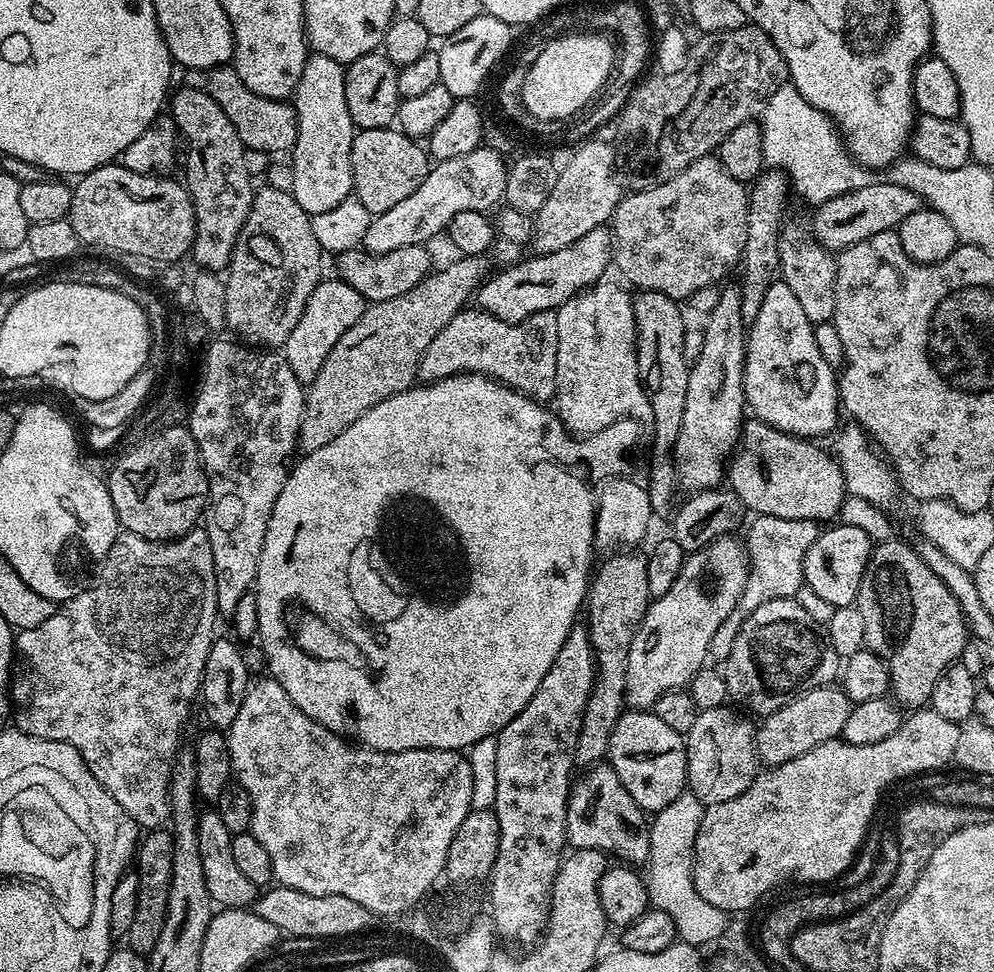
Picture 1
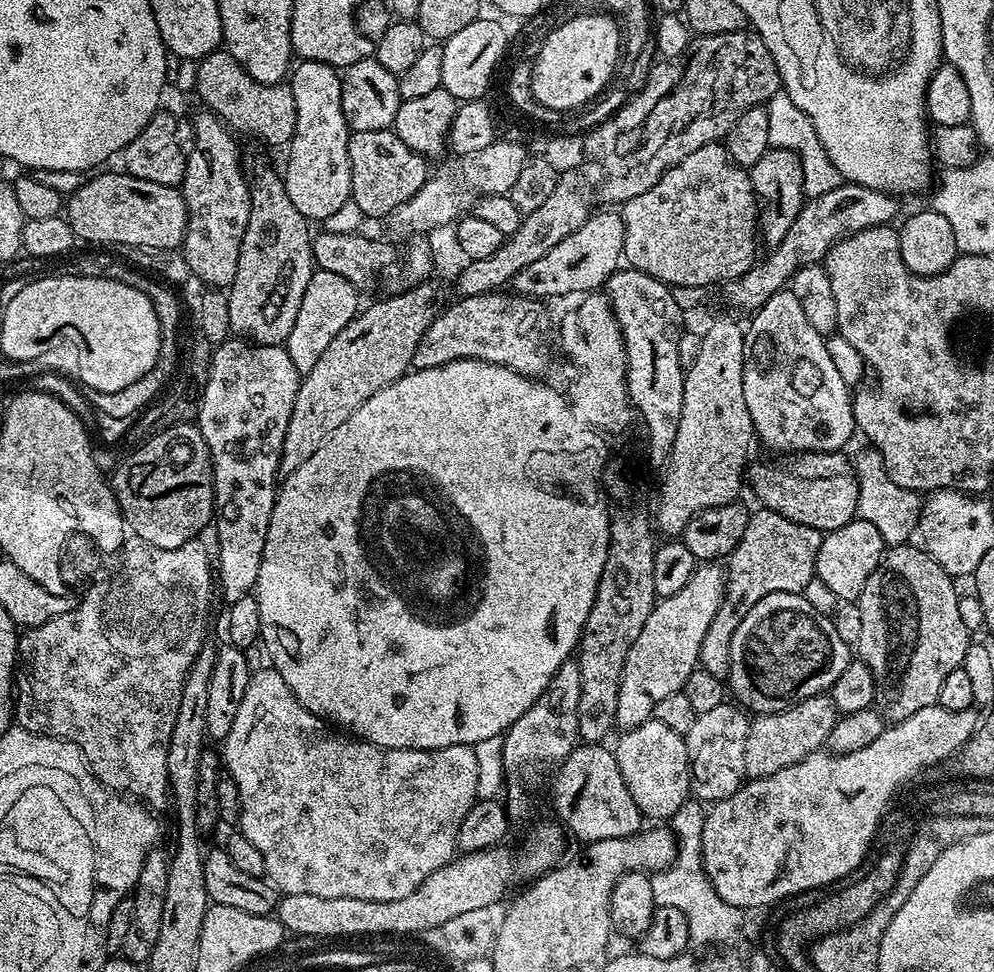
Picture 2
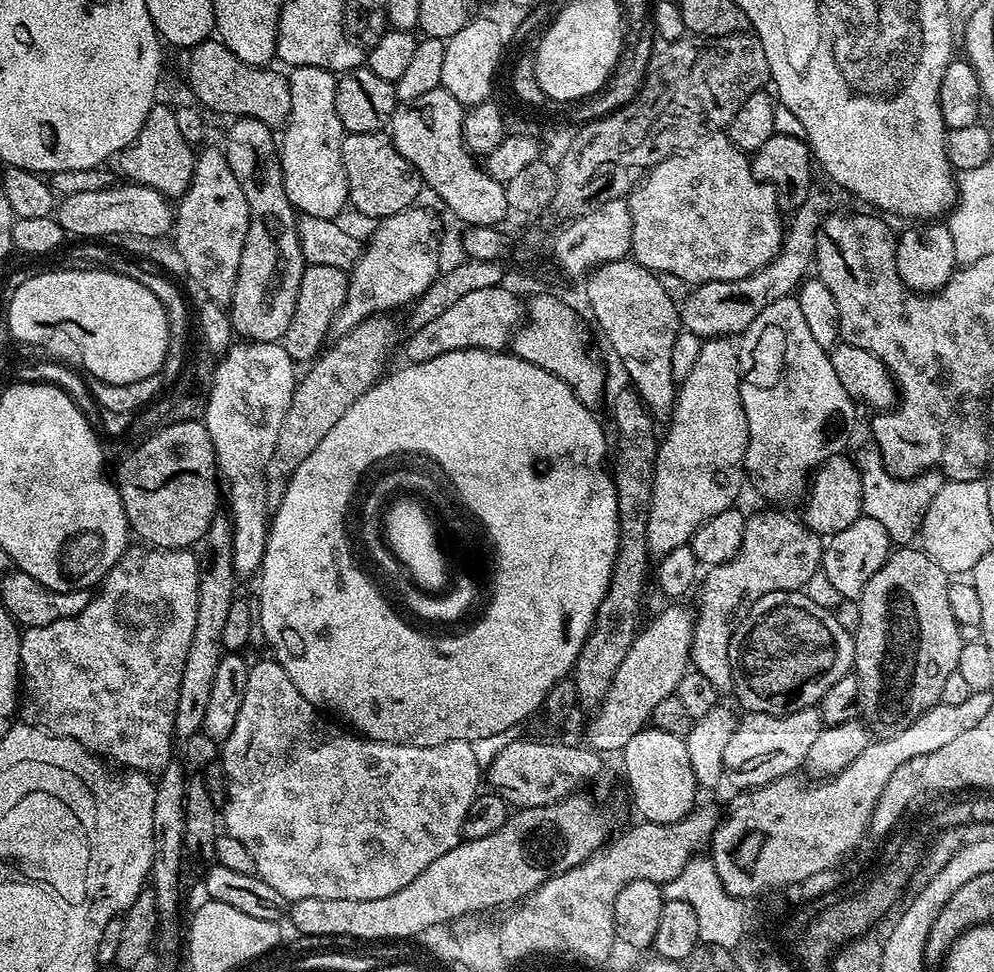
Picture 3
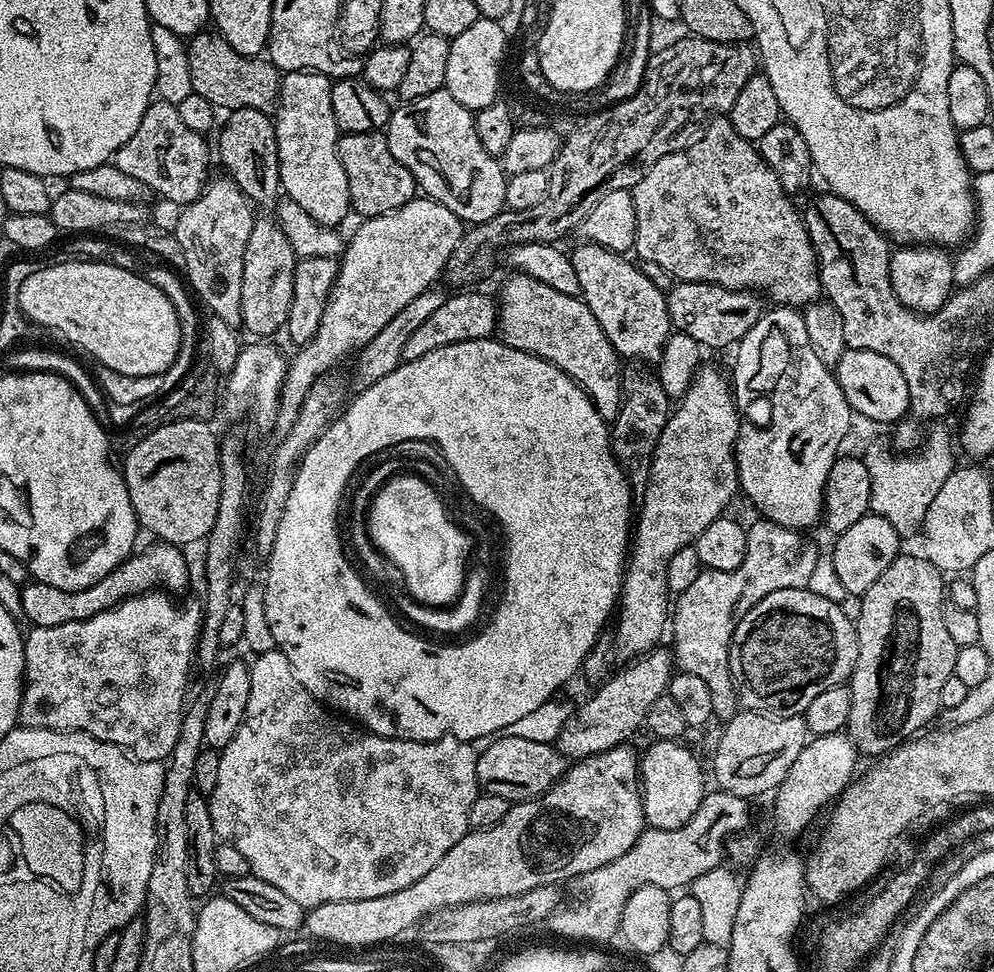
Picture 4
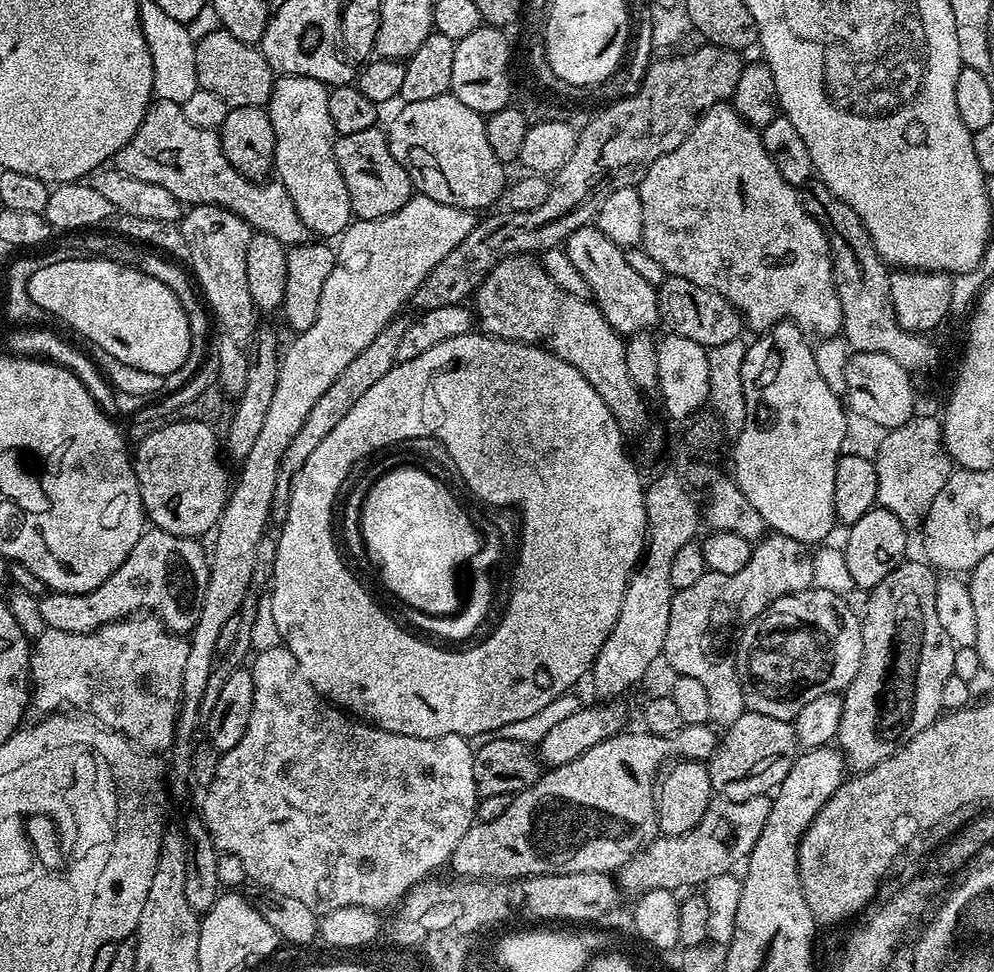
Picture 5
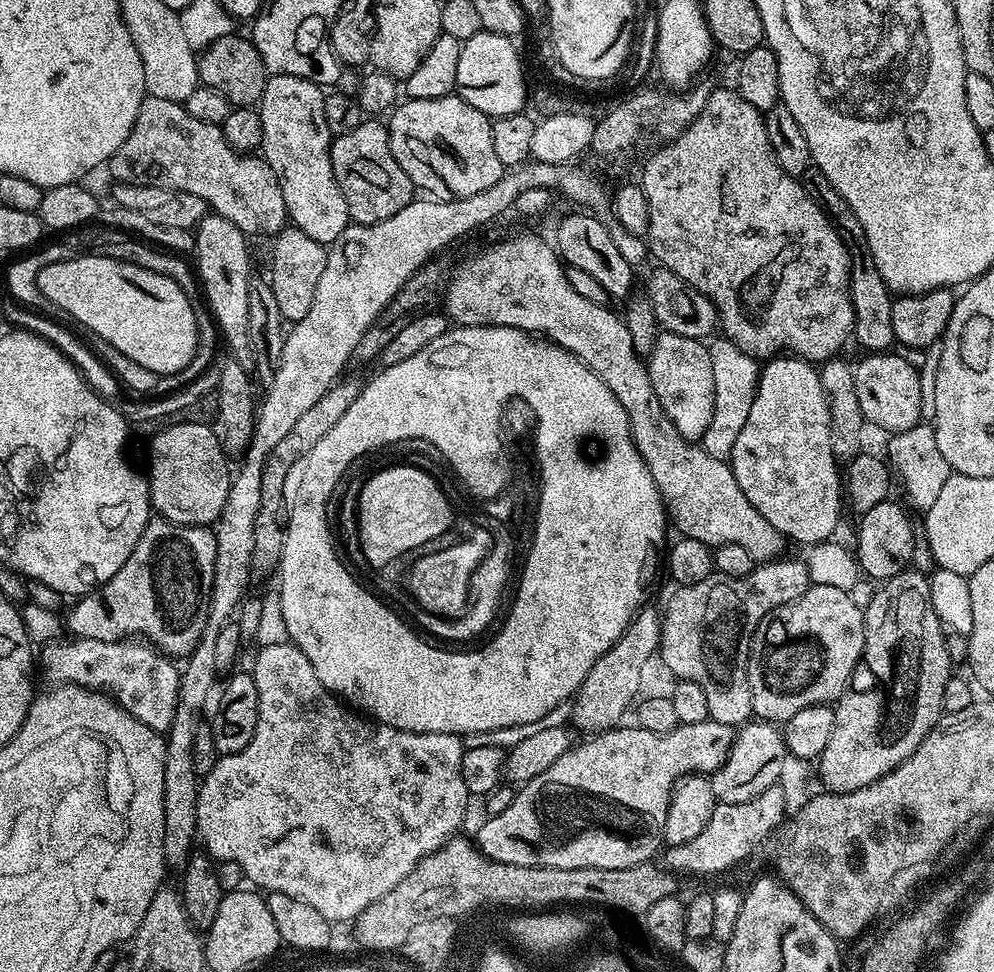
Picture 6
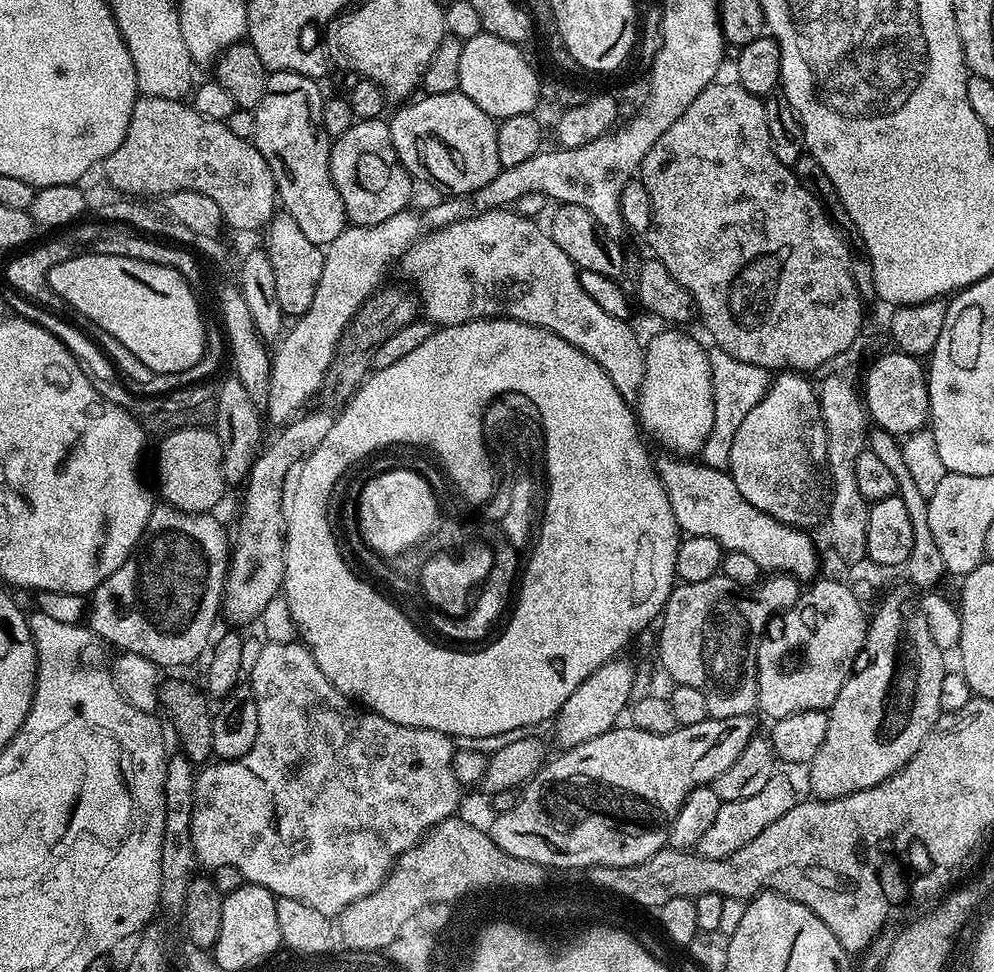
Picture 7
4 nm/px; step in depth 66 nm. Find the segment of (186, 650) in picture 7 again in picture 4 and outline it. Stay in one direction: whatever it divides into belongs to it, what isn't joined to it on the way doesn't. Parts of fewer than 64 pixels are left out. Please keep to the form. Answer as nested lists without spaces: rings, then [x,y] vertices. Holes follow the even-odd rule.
[[[152,542],[149,548],[142,548],[89,588],[71,592],[39,582],[23,585],[20,588],[23,619],[28,619],[27,623],[32,626],[62,626],[62,622],[78,622],[105,612],[129,596],[139,596],[141,592],[163,589],[169,594],[177,594],[187,586],[188,560],[180,553],[183,551],[177,545]]]

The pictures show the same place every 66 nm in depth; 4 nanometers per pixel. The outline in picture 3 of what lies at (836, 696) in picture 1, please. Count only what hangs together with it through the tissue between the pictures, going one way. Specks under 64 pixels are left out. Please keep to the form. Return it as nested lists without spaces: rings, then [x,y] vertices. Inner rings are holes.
[[[819,707],[803,708],[785,716],[771,716],[761,712],[748,712],[739,717],[736,729],[730,736],[730,742],[723,751],[722,762],[727,779],[732,779],[737,789],[761,788],[763,784],[774,782],[783,776],[791,777],[796,767],[803,765],[810,754],[810,746],[818,738],[822,727]]]

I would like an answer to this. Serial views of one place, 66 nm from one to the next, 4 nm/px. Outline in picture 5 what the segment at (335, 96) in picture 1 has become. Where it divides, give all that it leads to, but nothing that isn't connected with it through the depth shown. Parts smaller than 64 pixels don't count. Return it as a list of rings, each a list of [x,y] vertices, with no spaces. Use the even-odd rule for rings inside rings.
[[[281,75],[273,83],[272,93],[266,105],[270,114],[270,122],[274,126],[275,175],[280,184],[286,186],[286,190],[294,202],[294,210],[298,210],[298,218],[302,218],[309,233],[316,238],[339,237],[353,219],[350,194],[346,190],[346,182],[342,182],[342,174],[338,170],[338,162],[334,158],[337,135],[330,122],[328,93],[329,89],[326,85],[314,78]]]

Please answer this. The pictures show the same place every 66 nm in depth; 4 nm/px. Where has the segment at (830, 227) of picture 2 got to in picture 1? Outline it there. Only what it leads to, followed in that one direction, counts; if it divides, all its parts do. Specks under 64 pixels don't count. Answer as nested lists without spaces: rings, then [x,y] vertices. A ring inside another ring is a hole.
[[[870,182],[865,188],[859,188],[846,194],[838,194],[838,198],[830,198],[815,209],[810,223],[811,237],[816,243],[829,250],[839,250],[854,246],[854,242],[862,242],[862,238],[871,238],[874,234],[891,232],[899,229],[910,214],[914,214],[922,206],[922,201],[914,190],[906,186],[887,182]]]

